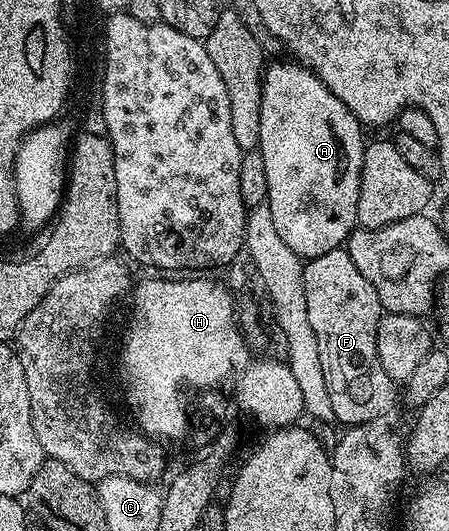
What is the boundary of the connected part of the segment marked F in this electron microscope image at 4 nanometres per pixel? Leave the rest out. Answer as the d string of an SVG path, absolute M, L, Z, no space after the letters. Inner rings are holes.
M346 248L325 251L325 255L310 258L303 267L303 286L305 287L305 307L309 307L309 323L317 335L321 367L325 371L325 387L329 387L329 400L333 403L333 415L343 427L363 424L369 420L386 418L395 405L397 383L385 375L381 359L377 355L377 323L385 312L382 303L373 291L373 283L357 271L353 259L349 259Z

